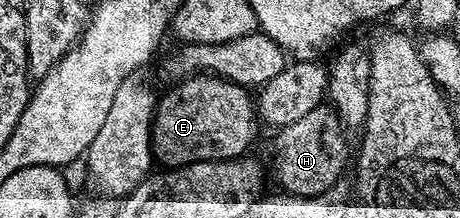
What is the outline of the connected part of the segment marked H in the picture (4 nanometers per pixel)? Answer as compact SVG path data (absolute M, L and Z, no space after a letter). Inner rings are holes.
M332 107L311 110L299 122L291 122L276 133L277 149L273 152L273 172L284 191L294 198L321 198L337 184L345 160L341 157L342 123Z

